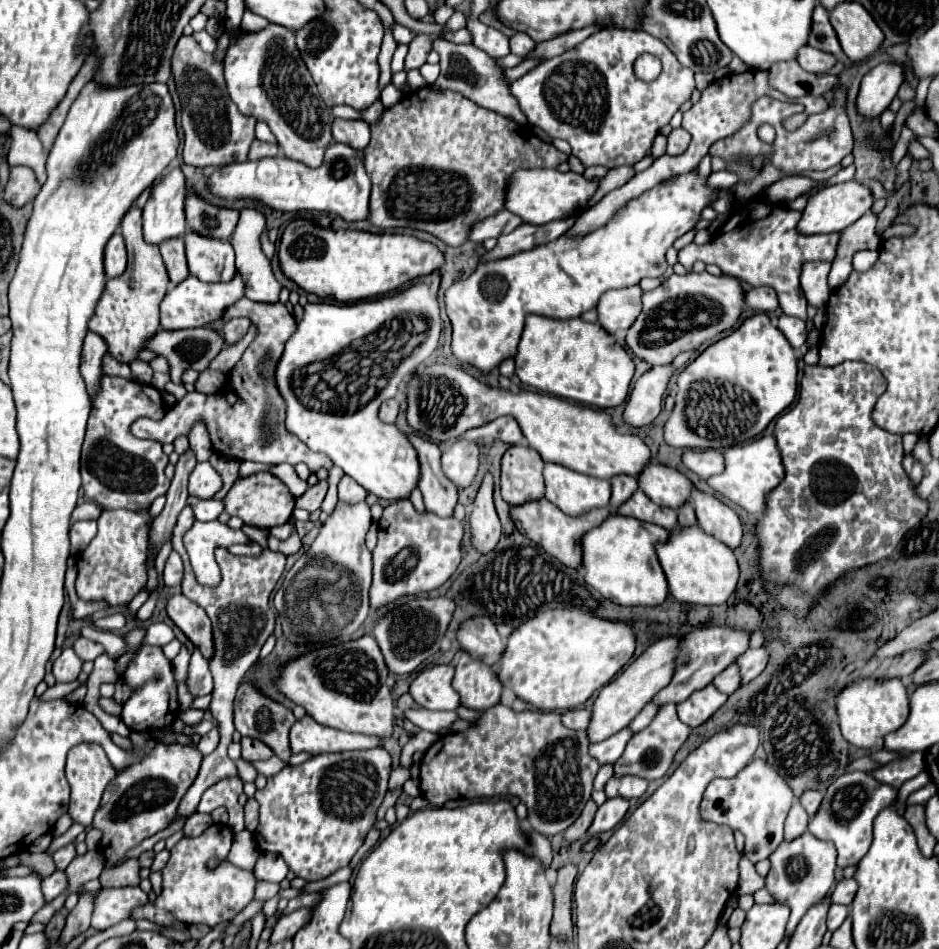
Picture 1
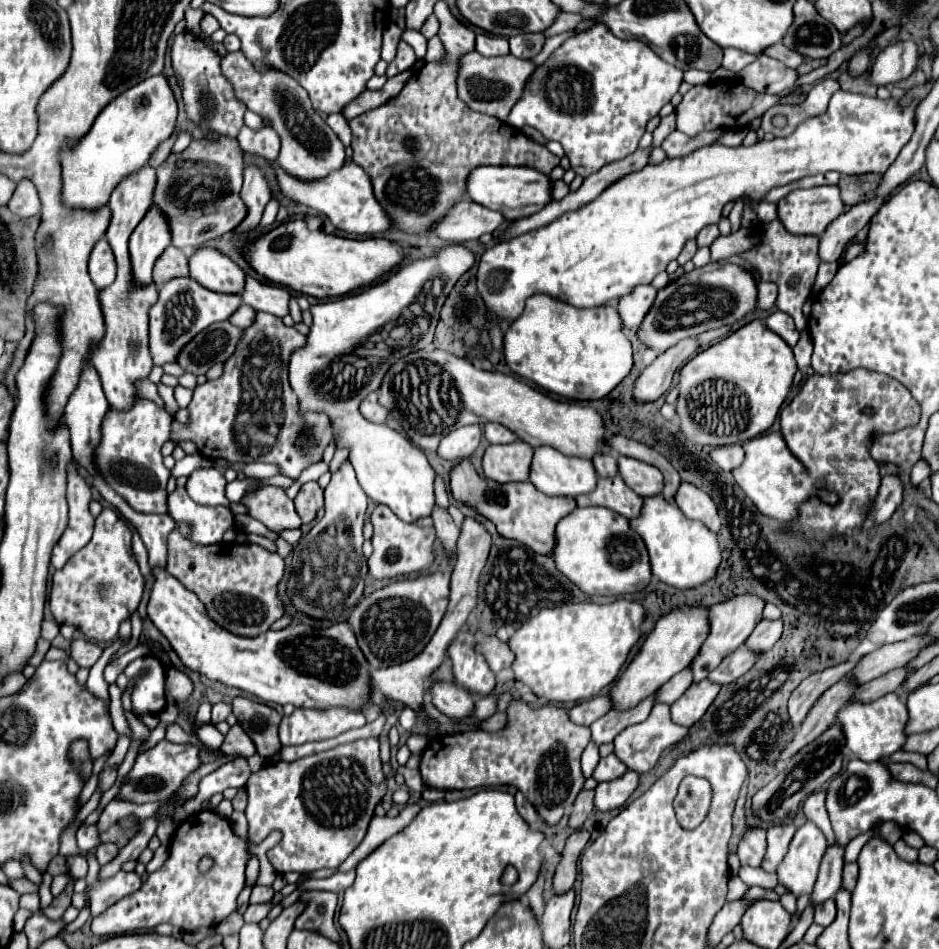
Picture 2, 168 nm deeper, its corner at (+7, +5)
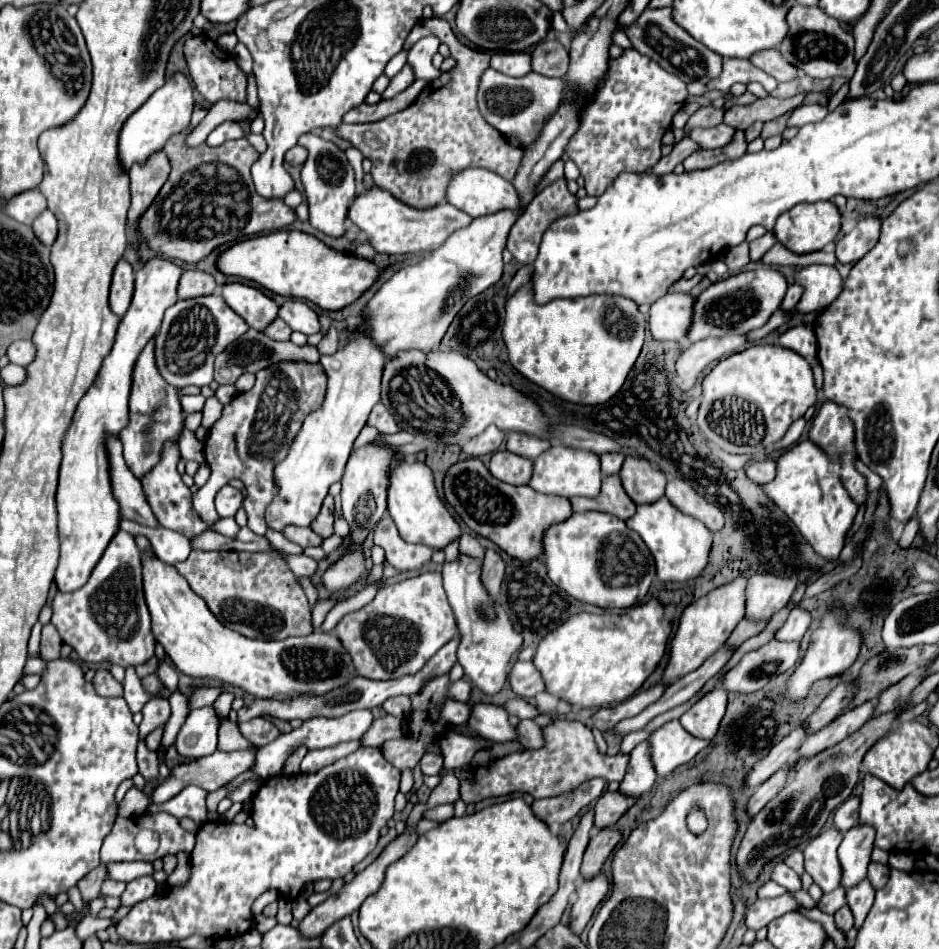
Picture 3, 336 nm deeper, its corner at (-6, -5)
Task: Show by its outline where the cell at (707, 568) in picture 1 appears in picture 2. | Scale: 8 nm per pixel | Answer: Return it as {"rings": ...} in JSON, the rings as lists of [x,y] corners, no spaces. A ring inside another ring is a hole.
{"rings":[[[661,495],[645,499],[639,519],[631,519],[631,529],[645,541],[653,575],[659,581],[675,589],[695,589],[717,575],[721,565],[717,535],[711,533],[703,523],[687,519],[675,503],[667,503]]]}

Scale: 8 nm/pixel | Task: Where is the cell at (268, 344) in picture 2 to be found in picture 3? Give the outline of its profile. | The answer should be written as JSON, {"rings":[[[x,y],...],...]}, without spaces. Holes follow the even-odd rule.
{"rings":[[[282,363],[276,367],[268,367],[264,371],[256,373],[256,385],[248,393],[240,393],[230,405],[224,406],[222,417],[212,425],[210,435],[206,439],[206,461],[212,467],[210,479],[204,487],[194,493],[192,501],[196,505],[196,511],[202,515],[204,521],[208,517],[214,517],[214,495],[230,481],[230,479],[240,479],[246,485],[246,501],[244,509],[248,515],[248,529],[256,535],[266,535],[266,523],[264,523],[264,507],[272,501],[272,495],[276,493],[276,485],[272,483],[272,467],[284,459],[286,455],[286,443],[292,443],[296,431],[300,429],[304,417],[314,411],[322,401],[324,401],[324,391],[326,391],[326,375],[320,363],[310,365],[310,363]]]}

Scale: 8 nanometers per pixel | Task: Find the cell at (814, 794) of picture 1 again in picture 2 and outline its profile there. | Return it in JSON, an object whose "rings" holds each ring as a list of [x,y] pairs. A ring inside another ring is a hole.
{"rings":[[[825,787],[813,791],[805,801],[803,801],[803,813],[809,821],[813,821],[827,837],[828,845],[835,843],[835,835],[831,833],[831,823],[827,817],[827,809],[825,809]]]}

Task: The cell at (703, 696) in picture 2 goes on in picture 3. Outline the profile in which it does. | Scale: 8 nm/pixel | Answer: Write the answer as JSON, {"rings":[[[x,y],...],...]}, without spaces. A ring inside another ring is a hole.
{"rings":[[[718,687],[706,693],[700,701],[696,701],[682,717],[682,727],[700,739],[712,739],[718,731],[718,725],[726,711],[726,689]]]}

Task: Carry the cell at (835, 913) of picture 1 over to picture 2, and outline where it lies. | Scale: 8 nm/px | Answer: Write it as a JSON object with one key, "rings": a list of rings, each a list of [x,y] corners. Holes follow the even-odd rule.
{"rings":[[[827,901],[823,905],[819,905],[819,909],[815,909],[815,923],[821,927],[829,927],[835,919],[835,901]]]}

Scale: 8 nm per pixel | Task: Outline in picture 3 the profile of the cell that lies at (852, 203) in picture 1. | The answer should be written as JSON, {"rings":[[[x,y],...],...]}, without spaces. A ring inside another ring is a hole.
{"rings":[[[828,201],[828,203],[798,203],[796,207],[792,207],[792,211],[786,211],[784,215],[780,215],[772,229],[776,241],[782,243],[788,251],[798,253],[798,255],[824,249],[828,243],[832,243],[836,239],[838,231],[840,231],[840,211],[832,201]]]}

